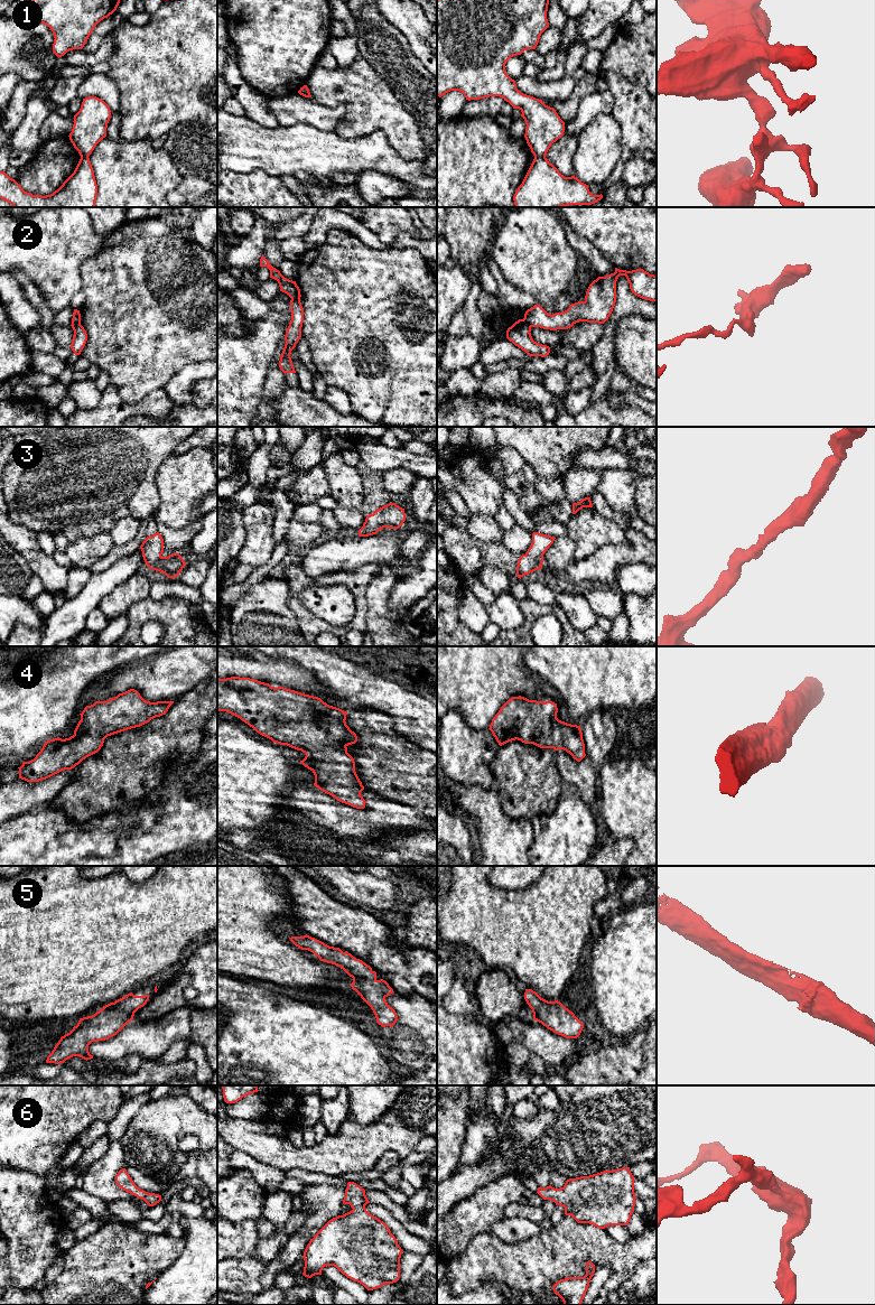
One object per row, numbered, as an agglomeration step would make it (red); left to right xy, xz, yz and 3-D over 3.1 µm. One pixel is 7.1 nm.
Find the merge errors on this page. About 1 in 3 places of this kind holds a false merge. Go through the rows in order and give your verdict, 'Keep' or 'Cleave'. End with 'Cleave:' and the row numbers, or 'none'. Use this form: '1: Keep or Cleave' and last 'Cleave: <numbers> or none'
1: Cleave
2: Cleave
3: Keep
4: Keep
5: Keep
6: Keep
Cleave: 1, 2

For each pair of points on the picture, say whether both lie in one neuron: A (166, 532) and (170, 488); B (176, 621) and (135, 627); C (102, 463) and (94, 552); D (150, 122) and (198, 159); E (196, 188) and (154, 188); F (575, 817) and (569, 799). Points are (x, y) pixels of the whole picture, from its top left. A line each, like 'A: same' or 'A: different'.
A: different
B: same
C: different
D: different
E: different
F: same

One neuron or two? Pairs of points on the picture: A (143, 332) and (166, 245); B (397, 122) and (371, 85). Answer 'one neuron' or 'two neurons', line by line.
A: one neuron
B: one neuron

